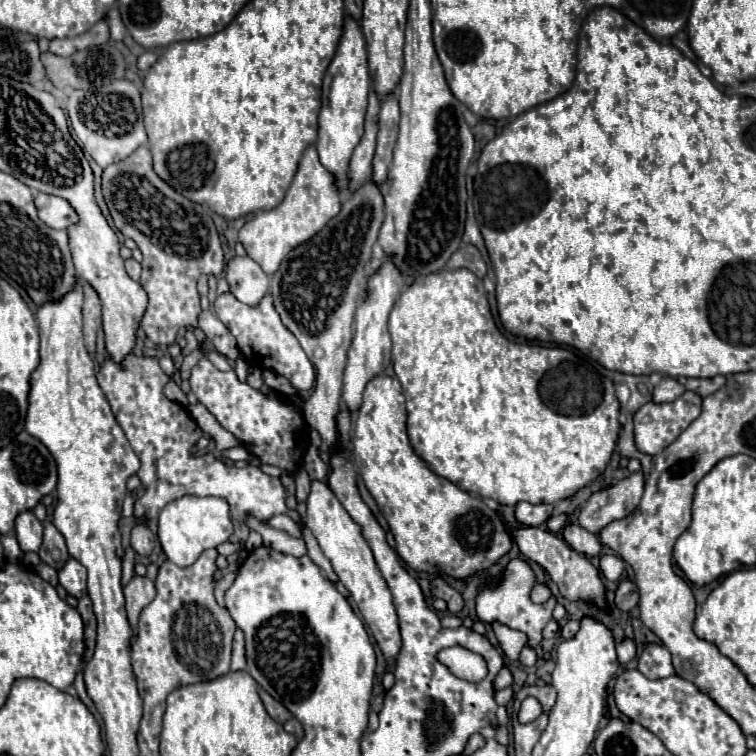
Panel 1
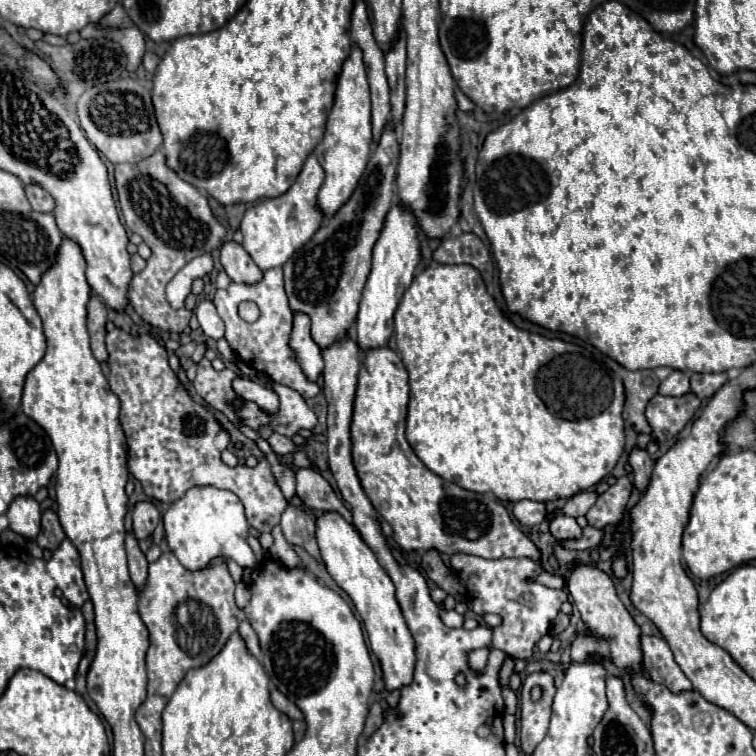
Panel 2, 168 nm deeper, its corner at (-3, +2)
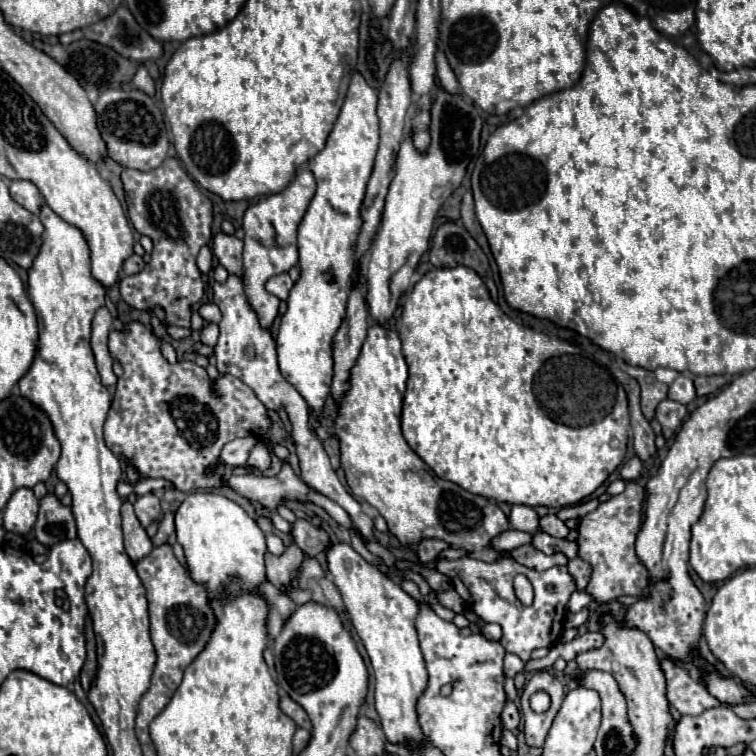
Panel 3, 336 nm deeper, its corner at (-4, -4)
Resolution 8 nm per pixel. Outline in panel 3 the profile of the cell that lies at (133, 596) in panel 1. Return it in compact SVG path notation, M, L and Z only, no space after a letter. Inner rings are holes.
M124 502L122 506L122 530L126 554L134 564L152 552L152 542L146 536L146 530L140 526L130 502Z

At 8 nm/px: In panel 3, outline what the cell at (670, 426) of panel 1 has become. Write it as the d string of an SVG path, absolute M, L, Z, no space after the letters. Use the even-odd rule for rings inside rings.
M662 400L656 408L656 420L662 424L662 436L668 440L680 428L682 420L686 418L688 410L684 404L674 400Z

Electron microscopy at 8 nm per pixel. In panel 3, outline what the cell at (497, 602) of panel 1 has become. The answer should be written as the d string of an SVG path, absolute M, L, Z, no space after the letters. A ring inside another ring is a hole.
M470 556L458 558L458 560L438 560L436 562L438 572L446 574L456 592L462 596L466 606L470 606L482 620L486 623L496 623L502 626L502 638L500 644L504 646L507 653L520 656L520 660L530 660L530 654L534 648L548 648L556 642L562 618L566 614L564 604L568 604L570 594L576 590L576 582L572 574L568 572L567 566L554 566L544 572L530 570L512 558L502 558L500 562L480 562L472 560ZM516 574L524 574L532 586L534 586L534 604L524 606L520 600L514 596L512 580ZM548 584L554 584L554 590L546 590Z

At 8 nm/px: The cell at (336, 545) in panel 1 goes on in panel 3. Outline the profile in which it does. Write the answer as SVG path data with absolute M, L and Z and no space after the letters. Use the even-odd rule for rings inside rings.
M348 542L328 546L326 560L328 574L340 590L352 624L372 660L376 674L376 710L380 714L380 724L386 738L394 744L406 744L408 740L420 740L426 744L422 730L418 730L414 710L428 678L414 628L418 602L388 576L384 576L376 566L366 562Z

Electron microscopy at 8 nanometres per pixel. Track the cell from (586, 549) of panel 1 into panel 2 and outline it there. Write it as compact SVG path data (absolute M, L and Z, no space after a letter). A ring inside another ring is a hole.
M561 514L561 516L557 516L555 520L549 522L549 532L551 532L555 538L559 538L559 540L579 538L579 536L581 536L581 528L579 528L579 524L575 522L575 518L565 516L565 514Z

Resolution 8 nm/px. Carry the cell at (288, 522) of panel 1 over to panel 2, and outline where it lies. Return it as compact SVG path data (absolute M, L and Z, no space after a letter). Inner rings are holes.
M289 506L281 516L281 528L283 528L283 536L289 544L305 548L317 560L321 558L319 548L317 548L317 540L315 540L315 520L313 520L313 516L309 516L301 508Z

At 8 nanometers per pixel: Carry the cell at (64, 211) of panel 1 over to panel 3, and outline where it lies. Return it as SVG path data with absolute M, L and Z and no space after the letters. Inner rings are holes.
M26 180L10 182L10 194L26 210L30 210L32 214L40 214L40 208L42 208L44 200L42 200L40 190L32 182L26 182Z

